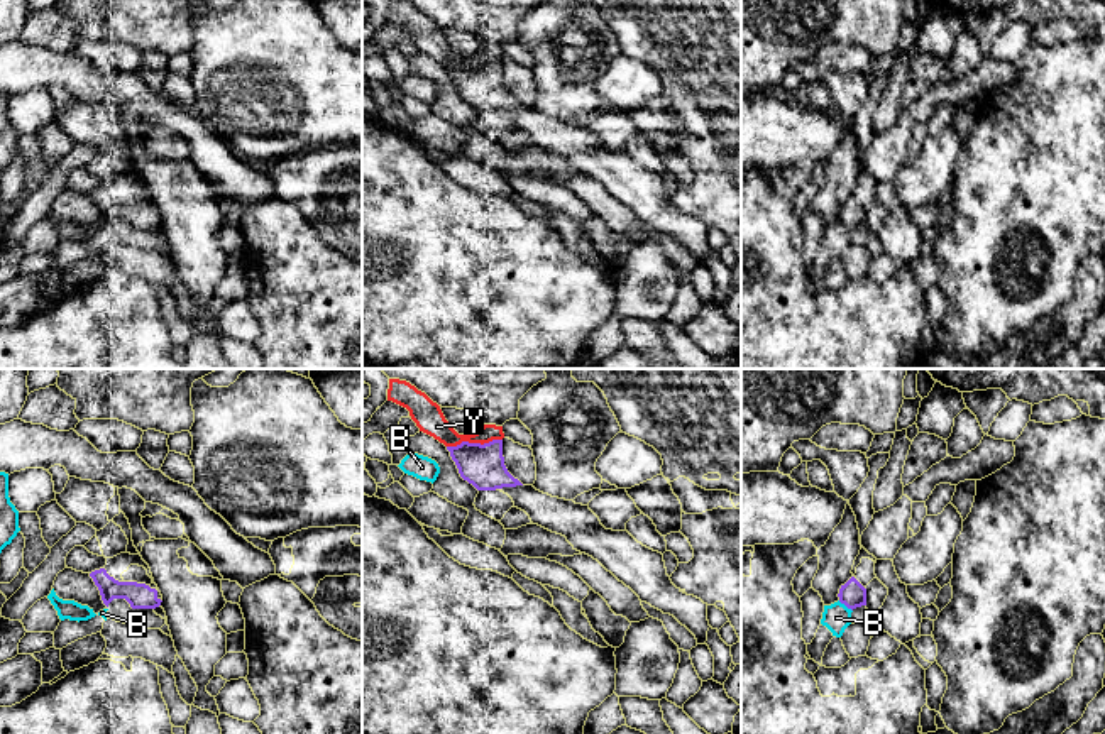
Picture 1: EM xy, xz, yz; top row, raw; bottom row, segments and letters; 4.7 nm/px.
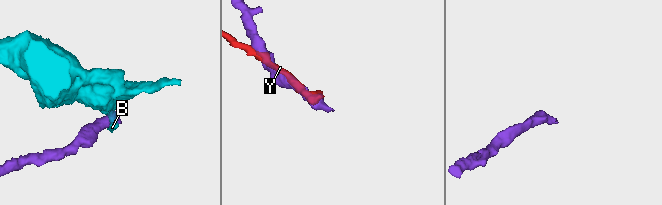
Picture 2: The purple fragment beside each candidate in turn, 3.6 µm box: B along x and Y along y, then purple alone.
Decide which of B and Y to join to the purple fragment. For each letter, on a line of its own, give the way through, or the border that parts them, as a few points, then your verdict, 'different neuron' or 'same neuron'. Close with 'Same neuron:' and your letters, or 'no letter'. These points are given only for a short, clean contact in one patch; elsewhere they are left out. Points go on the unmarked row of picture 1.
B: different neuron
Y: different neuron
Same neuron: no letter

